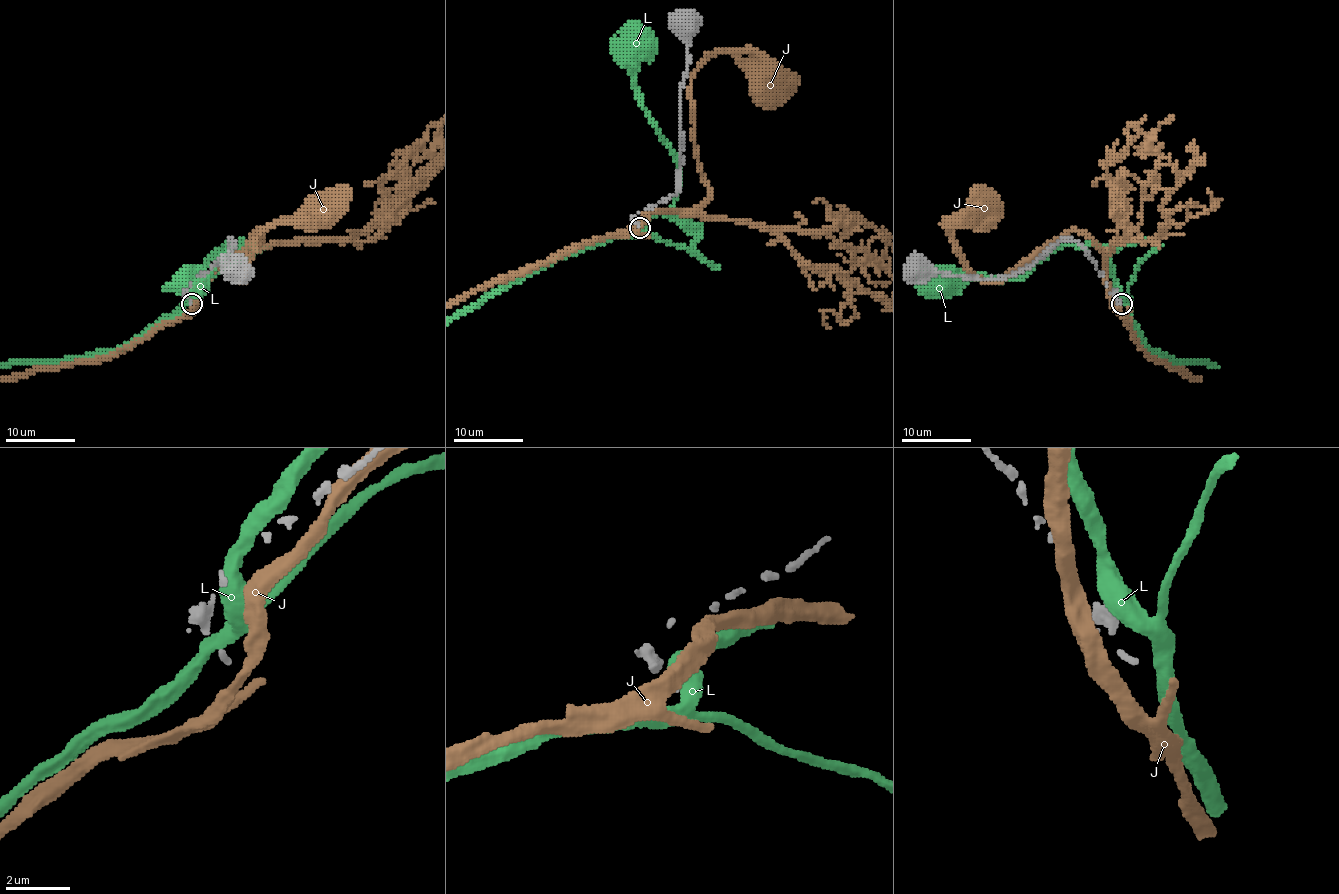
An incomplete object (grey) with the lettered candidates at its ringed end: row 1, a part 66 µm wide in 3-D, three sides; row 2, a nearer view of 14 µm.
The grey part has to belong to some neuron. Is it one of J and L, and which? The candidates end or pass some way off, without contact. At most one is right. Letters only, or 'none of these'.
none of these

